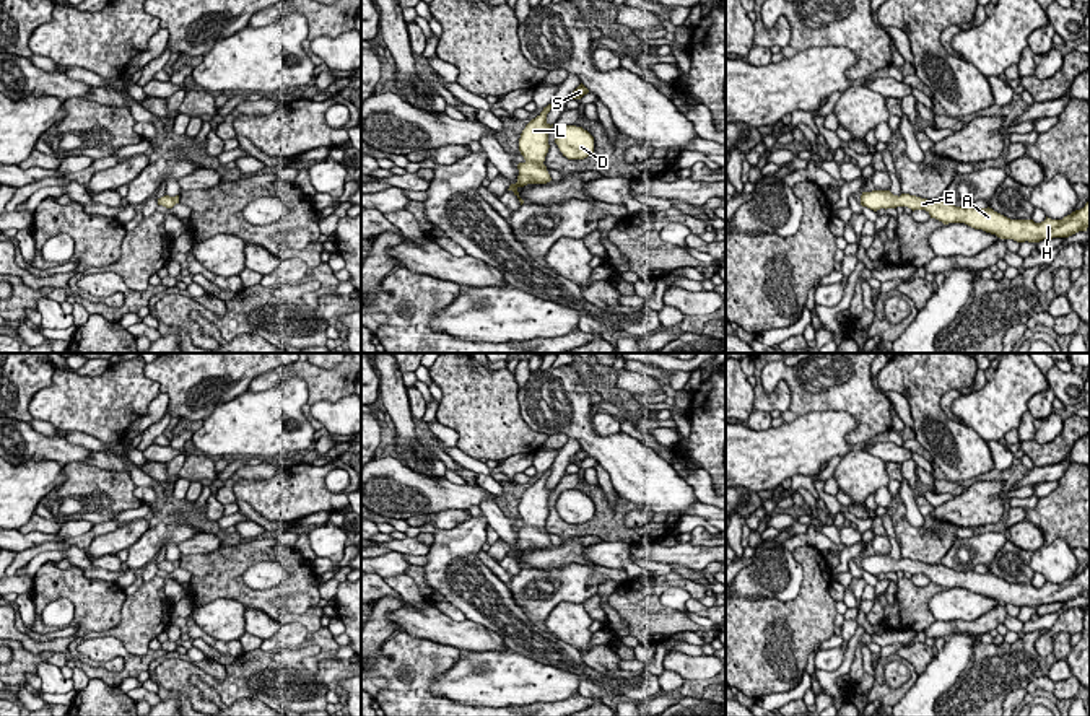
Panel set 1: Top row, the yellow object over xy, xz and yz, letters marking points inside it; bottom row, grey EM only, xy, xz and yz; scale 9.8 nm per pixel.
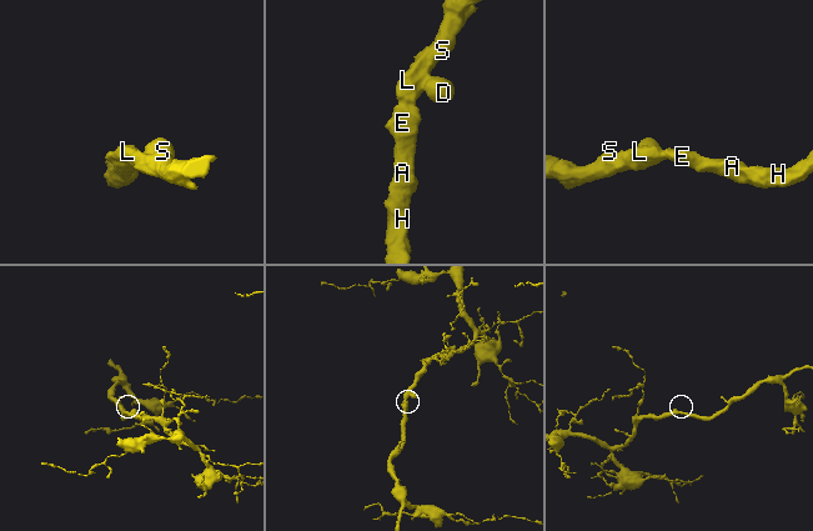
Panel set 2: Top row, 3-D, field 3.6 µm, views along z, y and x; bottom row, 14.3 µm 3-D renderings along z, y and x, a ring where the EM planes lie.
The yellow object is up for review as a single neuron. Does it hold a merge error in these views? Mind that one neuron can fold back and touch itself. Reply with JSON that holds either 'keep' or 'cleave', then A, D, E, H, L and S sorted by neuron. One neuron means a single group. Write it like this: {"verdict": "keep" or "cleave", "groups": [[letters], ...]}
{"verdict": "keep", "groups": [["A", "D", "E", "H", "L", "S"]]}

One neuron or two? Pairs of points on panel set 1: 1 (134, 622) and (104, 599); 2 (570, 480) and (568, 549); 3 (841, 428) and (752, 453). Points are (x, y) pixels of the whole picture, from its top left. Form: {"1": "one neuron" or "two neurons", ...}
{"1": "two neurons", "2": "two neurons", "3": "one neuron"}

